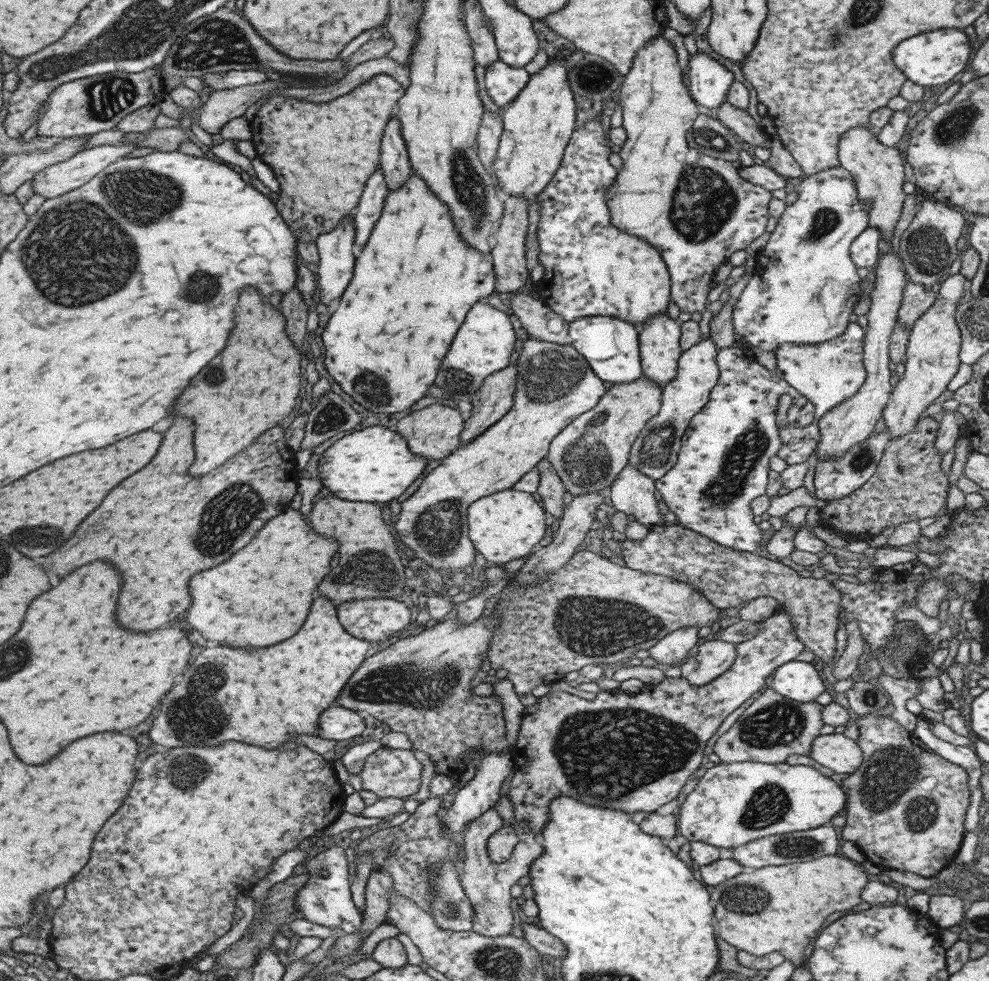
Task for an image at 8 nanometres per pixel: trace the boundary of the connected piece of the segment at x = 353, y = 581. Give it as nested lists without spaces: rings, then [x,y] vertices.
[[[323,496],[313,504],[309,522],[315,532],[333,537],[338,544],[336,551],[339,554],[339,572],[325,576],[317,588],[319,596],[329,598],[333,606],[351,599],[389,597],[399,600],[399,594],[410,592],[412,585],[409,574],[399,561],[394,538],[377,506],[365,502],[343,502],[335,496]]]

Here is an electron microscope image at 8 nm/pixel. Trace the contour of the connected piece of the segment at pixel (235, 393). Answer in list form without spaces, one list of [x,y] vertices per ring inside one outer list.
[[[245,287],[243,293],[239,294],[235,320],[237,322],[235,328],[229,332],[227,346],[223,348],[219,358],[215,358],[215,362],[211,362],[211,366],[207,366],[203,374],[199,374],[195,382],[191,382],[187,394],[179,398],[179,406],[175,412],[181,416],[191,416],[197,422],[197,434],[195,434],[197,462],[195,466],[191,466],[191,474],[195,476],[203,476],[219,468],[239,450],[249,446],[253,438],[257,438],[261,432],[279,424],[293,410],[295,398],[299,394],[301,374],[299,374],[297,348],[291,344],[291,340],[285,334],[283,316],[259,296],[256,287]]]

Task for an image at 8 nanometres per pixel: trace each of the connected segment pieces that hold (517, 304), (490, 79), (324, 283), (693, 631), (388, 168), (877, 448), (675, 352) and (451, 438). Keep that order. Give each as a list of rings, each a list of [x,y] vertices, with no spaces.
[[[525,293],[500,294],[511,314],[521,323],[527,334],[539,341],[569,345],[569,323],[559,314],[543,305],[540,299],[532,299]]]
[[[499,59],[484,66],[485,92],[499,110],[504,109],[525,86],[529,75],[523,68],[515,68]]]
[[[343,217],[330,231],[316,238],[317,302],[321,300],[324,306],[331,300],[335,302],[351,280],[356,253],[353,221],[351,217]]]
[[[694,626],[681,627],[668,632],[663,638],[648,648],[649,656],[656,662],[656,666],[669,667],[679,664],[700,642],[697,637],[698,628]]]
[[[396,114],[386,122],[380,138],[380,150],[379,162],[385,184],[389,190],[395,190],[395,186],[401,186],[410,177],[412,170]]]
[[[877,432],[867,436],[863,442],[849,447],[840,457],[831,460],[817,459],[813,475],[813,494],[819,500],[843,498],[857,490],[875,472],[879,459],[889,442],[887,432]]]
[[[655,314],[638,330],[638,351],[640,356],[640,369],[642,374],[656,382],[660,387],[669,382],[677,369],[677,358],[681,356],[679,350],[680,326],[676,320],[666,314]]]
[[[441,403],[425,406],[419,411],[411,411],[397,421],[397,434],[407,440],[407,446],[413,454],[423,456],[425,460],[439,460],[459,448],[463,418],[459,410],[447,407]]]

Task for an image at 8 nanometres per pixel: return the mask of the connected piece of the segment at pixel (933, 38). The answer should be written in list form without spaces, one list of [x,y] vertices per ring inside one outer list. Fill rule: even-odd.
[[[940,28],[898,42],[891,49],[891,60],[907,80],[921,87],[937,88],[940,84],[958,78],[965,68],[969,52],[971,52],[971,45],[968,45],[967,37],[961,28],[953,28],[953,30]]]

